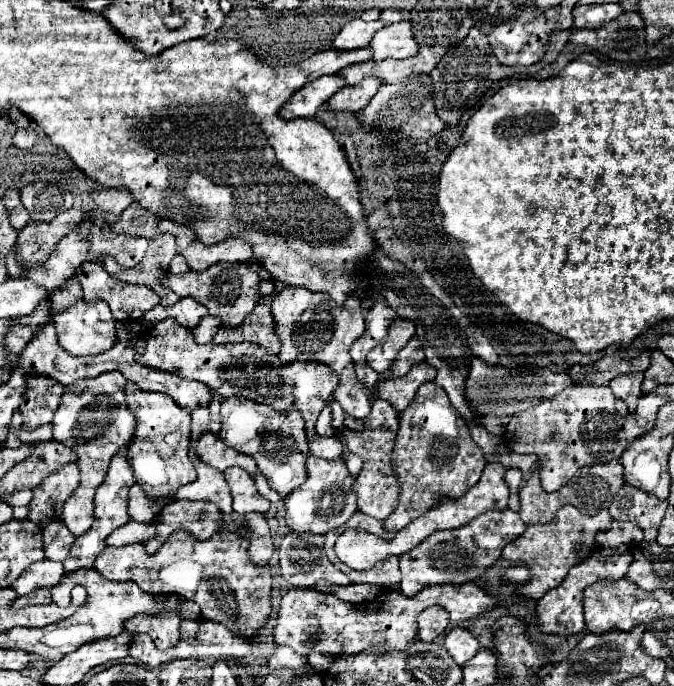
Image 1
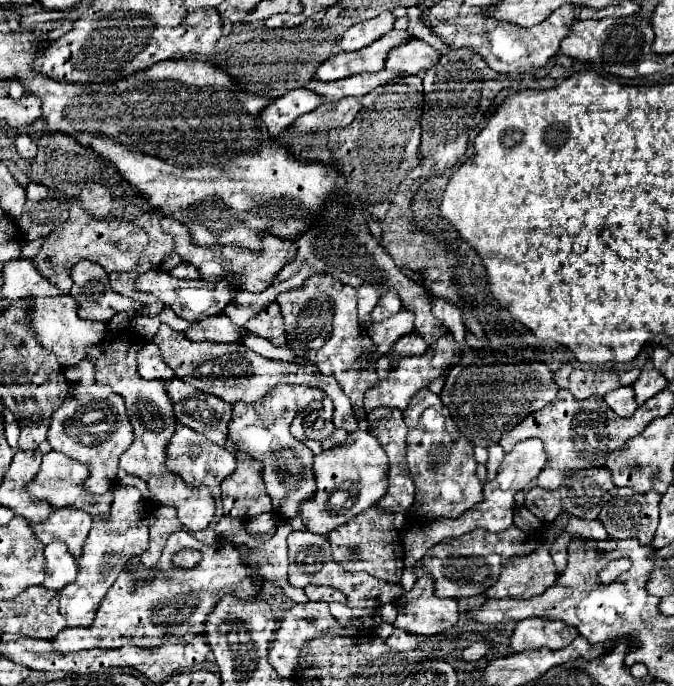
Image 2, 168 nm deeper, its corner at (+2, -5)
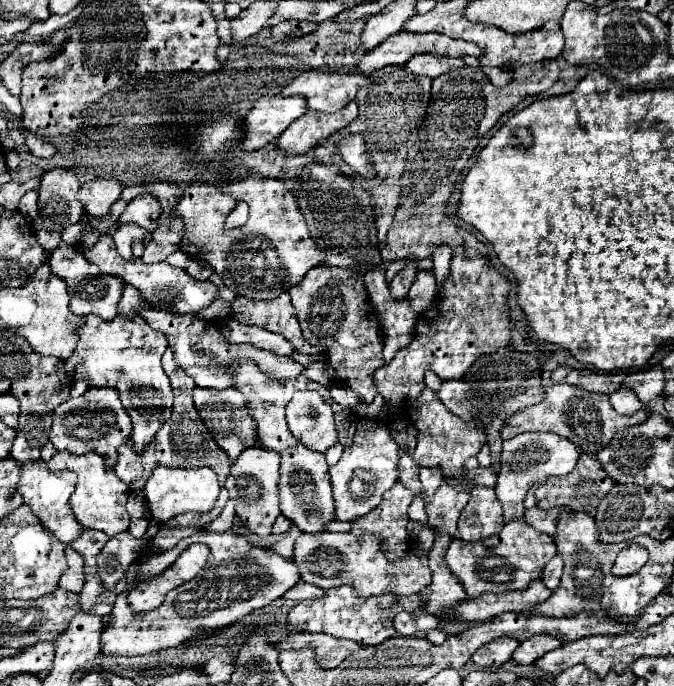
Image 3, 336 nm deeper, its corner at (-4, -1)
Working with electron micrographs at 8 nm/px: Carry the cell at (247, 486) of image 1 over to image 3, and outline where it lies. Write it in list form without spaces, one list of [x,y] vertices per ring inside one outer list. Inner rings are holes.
[[[253,446],[243,450],[243,454],[233,462],[231,474],[227,476],[225,482],[229,498],[235,502],[235,512],[239,520],[259,536],[267,536],[271,532],[275,518],[281,514],[277,480],[279,480],[279,454],[261,446]]]

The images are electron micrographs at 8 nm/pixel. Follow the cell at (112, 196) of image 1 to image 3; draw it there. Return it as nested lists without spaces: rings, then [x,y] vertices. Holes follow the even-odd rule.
[[[95,178],[85,182],[79,192],[77,198],[83,204],[85,212],[91,216],[105,216],[109,212],[109,208],[113,206],[113,202],[119,198],[121,194],[121,184],[115,178]]]

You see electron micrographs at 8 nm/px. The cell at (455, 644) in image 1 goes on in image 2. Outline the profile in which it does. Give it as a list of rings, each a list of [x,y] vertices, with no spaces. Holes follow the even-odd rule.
[[[469,642],[469,646],[463,650],[463,660],[467,660],[467,662],[477,662],[477,660],[481,660],[481,658],[485,658],[487,654],[489,654],[489,644],[485,644],[485,642]]]

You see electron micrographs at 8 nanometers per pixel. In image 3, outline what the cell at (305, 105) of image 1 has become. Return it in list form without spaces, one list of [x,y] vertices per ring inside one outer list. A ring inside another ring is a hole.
[[[261,96],[245,116],[243,150],[259,150],[273,142],[291,122],[307,112],[307,98],[301,96]]]

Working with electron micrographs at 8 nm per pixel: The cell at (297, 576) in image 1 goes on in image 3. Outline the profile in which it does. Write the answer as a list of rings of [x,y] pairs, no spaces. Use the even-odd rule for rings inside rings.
[[[321,532],[321,534],[299,534],[299,538],[295,540],[295,564],[299,568],[301,580],[321,586],[321,588],[335,588],[341,584],[351,584],[357,594],[361,598],[369,598],[369,596],[381,596],[381,594],[393,594],[393,596],[411,596],[417,594],[419,590],[423,590],[423,586],[427,586],[427,582],[431,582],[431,570],[427,566],[427,556],[407,556],[403,560],[399,560],[397,564],[389,564],[381,550],[379,550],[379,542],[375,542],[375,538],[363,538],[363,542],[355,542],[355,538],[351,538],[351,534],[341,534],[341,532]]]

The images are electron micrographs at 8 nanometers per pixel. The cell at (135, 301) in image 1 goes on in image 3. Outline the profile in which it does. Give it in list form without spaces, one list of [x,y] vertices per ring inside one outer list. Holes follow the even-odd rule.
[[[61,242],[59,248],[49,256],[49,266],[51,266],[51,272],[55,272],[55,276],[59,276],[67,282],[67,290],[71,296],[71,302],[69,302],[71,312],[75,312],[79,316],[95,314],[103,320],[111,320],[117,316],[117,305],[124,289],[123,280],[109,274],[99,274],[97,278],[93,278],[93,264],[87,262],[87,258],[83,254],[75,252],[73,246],[69,246],[65,242]]]

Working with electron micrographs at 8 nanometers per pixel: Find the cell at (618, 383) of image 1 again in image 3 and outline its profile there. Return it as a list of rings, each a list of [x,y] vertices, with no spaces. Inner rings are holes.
[[[619,388],[617,392],[613,392],[611,396],[609,396],[609,400],[611,400],[611,406],[619,412],[619,414],[635,414],[637,410],[641,410],[643,408],[643,404],[639,402],[639,398],[633,394],[633,390],[629,390],[629,388]]]

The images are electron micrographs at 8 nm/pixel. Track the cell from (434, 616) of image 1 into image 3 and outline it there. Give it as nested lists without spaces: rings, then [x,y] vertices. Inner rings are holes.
[[[449,534],[435,536],[435,544],[427,554],[433,580],[419,592],[419,596],[425,598],[425,604],[419,606],[415,612],[437,614],[439,610],[453,610],[467,598],[461,582],[451,574],[451,570],[447,570],[447,564],[443,562],[443,554],[447,552],[449,542],[451,542]]]

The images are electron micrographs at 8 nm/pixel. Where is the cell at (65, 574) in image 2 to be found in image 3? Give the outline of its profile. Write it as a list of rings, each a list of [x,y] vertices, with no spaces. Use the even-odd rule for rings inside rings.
[[[69,546],[65,548],[65,556],[67,556],[67,570],[63,572],[63,576],[59,578],[59,586],[71,592],[81,592],[85,576],[83,576],[83,558],[71,550]]]

